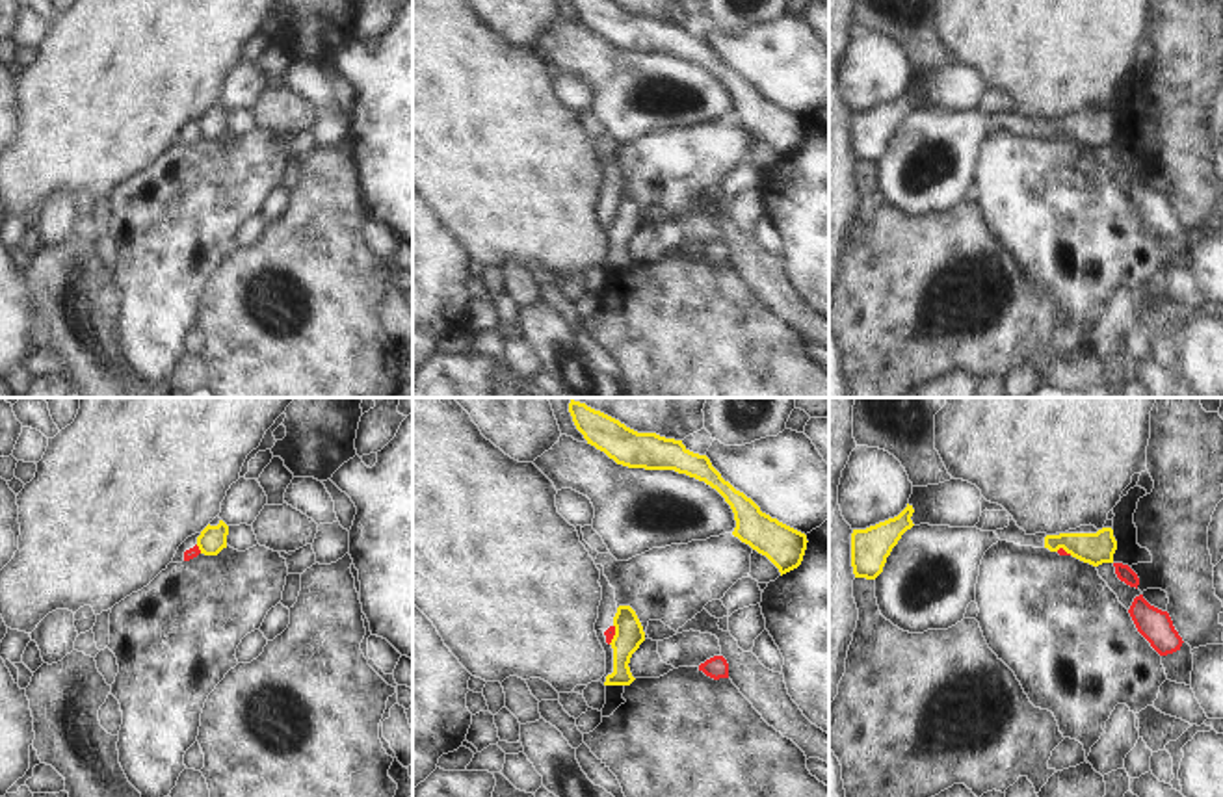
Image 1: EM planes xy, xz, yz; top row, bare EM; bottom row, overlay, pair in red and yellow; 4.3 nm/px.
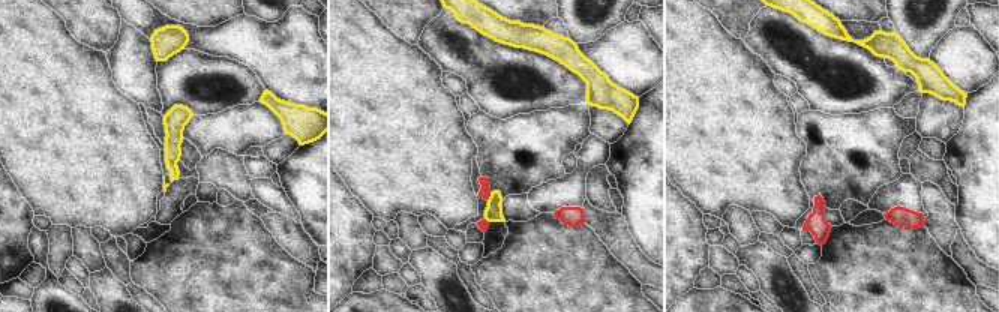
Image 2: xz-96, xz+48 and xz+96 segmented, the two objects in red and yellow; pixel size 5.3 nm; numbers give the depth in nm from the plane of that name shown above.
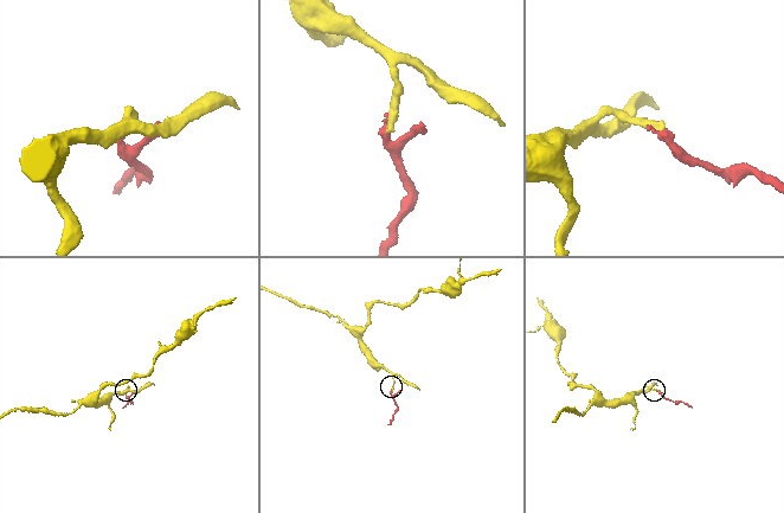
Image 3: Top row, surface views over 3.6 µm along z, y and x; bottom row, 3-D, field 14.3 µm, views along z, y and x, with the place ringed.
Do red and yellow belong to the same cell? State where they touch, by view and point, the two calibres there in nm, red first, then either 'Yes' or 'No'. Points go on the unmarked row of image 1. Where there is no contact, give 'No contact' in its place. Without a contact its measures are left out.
Touches red at xz (614, 218). Thickness 50 nm (red) against 130 nm. No

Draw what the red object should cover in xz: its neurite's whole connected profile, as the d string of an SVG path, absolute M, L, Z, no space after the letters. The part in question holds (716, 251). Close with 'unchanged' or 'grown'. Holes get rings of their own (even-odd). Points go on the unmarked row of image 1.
M714 240L699 249L699 255L703 255L706 260L719 264L729 262L729 247L723 240Z; unchanged

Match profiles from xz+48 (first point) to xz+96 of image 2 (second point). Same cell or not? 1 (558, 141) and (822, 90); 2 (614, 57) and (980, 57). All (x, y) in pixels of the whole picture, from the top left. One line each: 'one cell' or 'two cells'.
1: two cells
2: one cell

